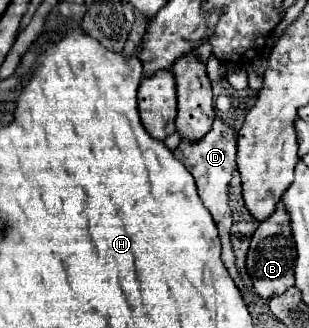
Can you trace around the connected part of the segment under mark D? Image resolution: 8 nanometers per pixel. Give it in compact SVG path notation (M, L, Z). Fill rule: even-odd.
M216 117L212 129L206 133L206 137L202 141L198 141L198 143L182 141L178 145L178 149L174 151L174 157L192 173L192 177L196 181L198 197L204 203L204 207L210 211L210 215L218 227L218 235L222 239L222 261L224 261L230 277L236 281L236 285L242 287L242 279L240 279L240 273L236 269L234 253L232 253L232 245L230 245L232 213L228 207L228 187L230 187L232 175L236 171L236 137L234 137L234 131L222 119Z

